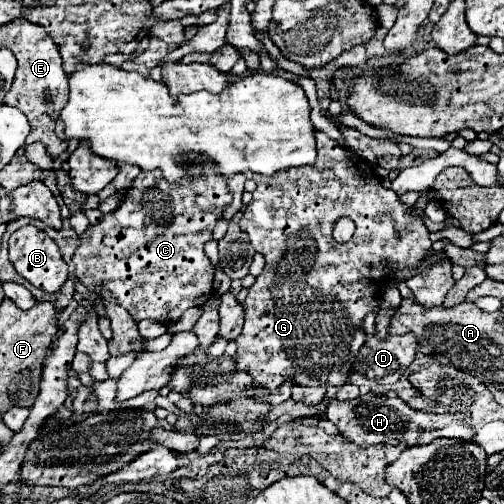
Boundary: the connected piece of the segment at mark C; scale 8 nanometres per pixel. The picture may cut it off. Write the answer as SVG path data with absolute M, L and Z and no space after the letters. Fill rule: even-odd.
M206 164L204 172L204 178L182 178L176 184L166 182L160 172L140 172L120 208L106 214L96 226L90 226L80 236L80 246L74 252L76 278L92 292L100 286L110 290L116 302L130 312L134 322L144 318L156 322L174 322L188 308L208 302L212 298L214 266L204 254L204 244L212 240L216 220L232 202L232 194L214 164Z

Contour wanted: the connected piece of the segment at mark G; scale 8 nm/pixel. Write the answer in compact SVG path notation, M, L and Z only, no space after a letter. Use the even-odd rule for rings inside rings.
M316 132L316 142L318 142L318 162L314 162L314 166L298 166L298 168L290 168L290 170L280 170L274 176L260 176L254 174L254 182L256 182L256 190L252 192L252 202L244 208L244 216L240 220L240 228L250 236L250 244L254 246L256 252L260 252L266 260L264 272L256 278L254 286L248 290L244 304L244 330L242 334L236 338L238 350L234 354L234 362L236 362L236 370L238 372L248 372L252 376L252 384L254 388L266 388L266 390L274 390L278 388L282 382L294 382L300 386L344 386L348 382L348 372L350 366L354 364L354 358L358 356L360 346L366 342L366 332L362 326L362 320L368 312L372 312L378 306L380 294L384 290L387 282L394 278L396 270L404 270L404 268L416 268L420 266L420 262L426 258L426 254L432 248L432 240L430 240L430 232L424 226L424 222L420 220L420 216L412 216L406 212L406 206L400 204L398 194L394 194L392 190L384 188L374 172L374 166L366 160L362 160L362 156L356 156L352 150L340 146L336 140L328 138L324 132ZM338 218L350 218L356 224L356 232L352 236L352 240L340 244L332 238L332 228L336 224Z

